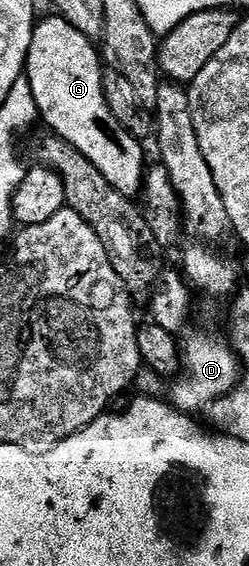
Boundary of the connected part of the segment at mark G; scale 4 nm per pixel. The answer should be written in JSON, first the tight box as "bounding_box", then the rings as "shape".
{"bounding_box":[25,16,145,199],"shape":[[[52,16],[38,23],[33,32],[33,40],[29,44],[25,77],[33,88],[33,100],[39,109],[39,118],[48,126],[50,133],[56,138],[65,140],[81,156],[85,156],[121,192],[126,198],[134,199],[142,191],[143,176],[145,173],[145,161],[143,162],[144,143],[134,138],[129,131],[113,116],[113,112],[107,107],[105,100],[105,88],[103,87],[103,72],[105,63],[97,49],[96,43],[87,38],[73,24],[65,19]]]}

